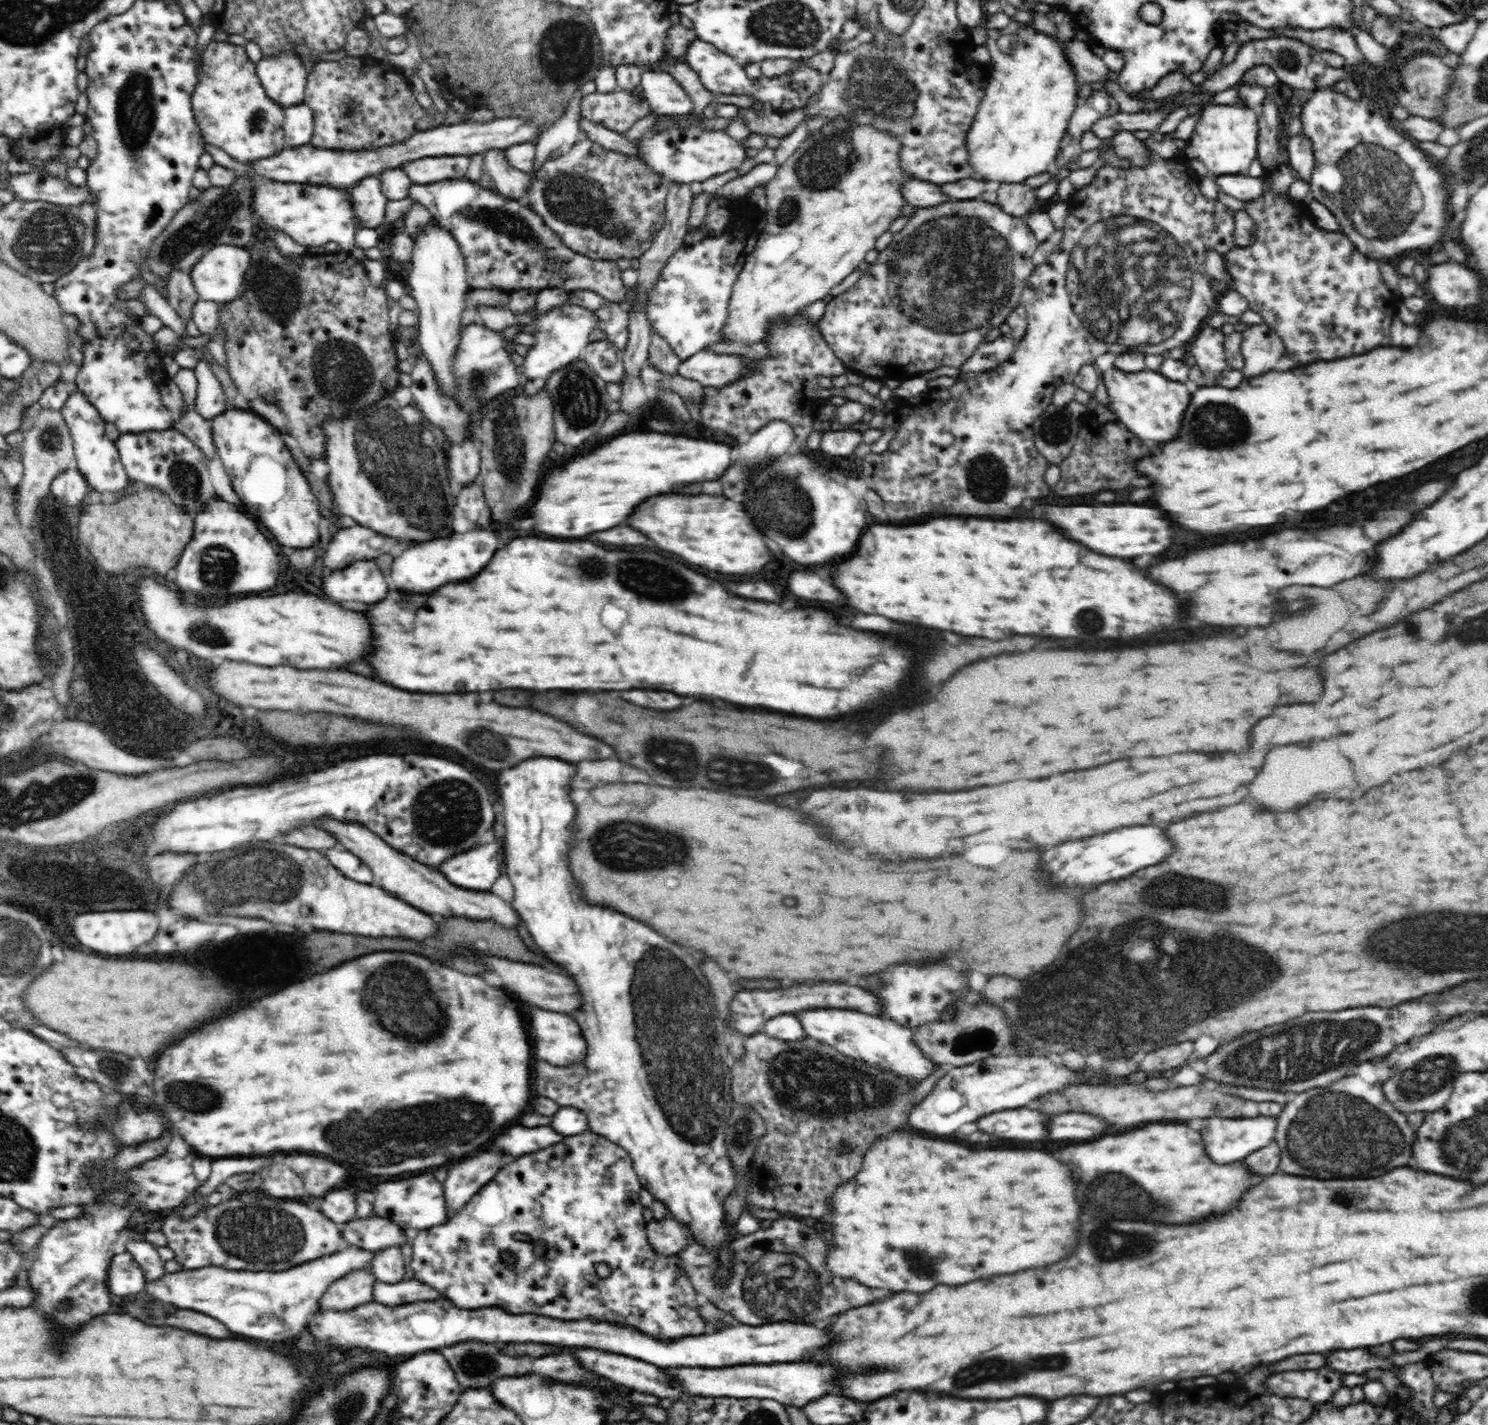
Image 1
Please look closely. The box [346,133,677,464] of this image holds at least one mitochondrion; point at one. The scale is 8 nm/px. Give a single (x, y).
(572, 198)

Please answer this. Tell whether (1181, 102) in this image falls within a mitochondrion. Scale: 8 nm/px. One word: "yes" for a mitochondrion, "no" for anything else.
no

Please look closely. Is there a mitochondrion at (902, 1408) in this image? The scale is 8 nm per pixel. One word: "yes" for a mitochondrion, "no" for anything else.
no

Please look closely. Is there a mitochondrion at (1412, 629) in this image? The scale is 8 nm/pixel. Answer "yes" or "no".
yes

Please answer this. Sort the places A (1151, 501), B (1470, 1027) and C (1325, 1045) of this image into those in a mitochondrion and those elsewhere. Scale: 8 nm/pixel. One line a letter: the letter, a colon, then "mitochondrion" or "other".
A: other
B: other
C: mitochondrion

